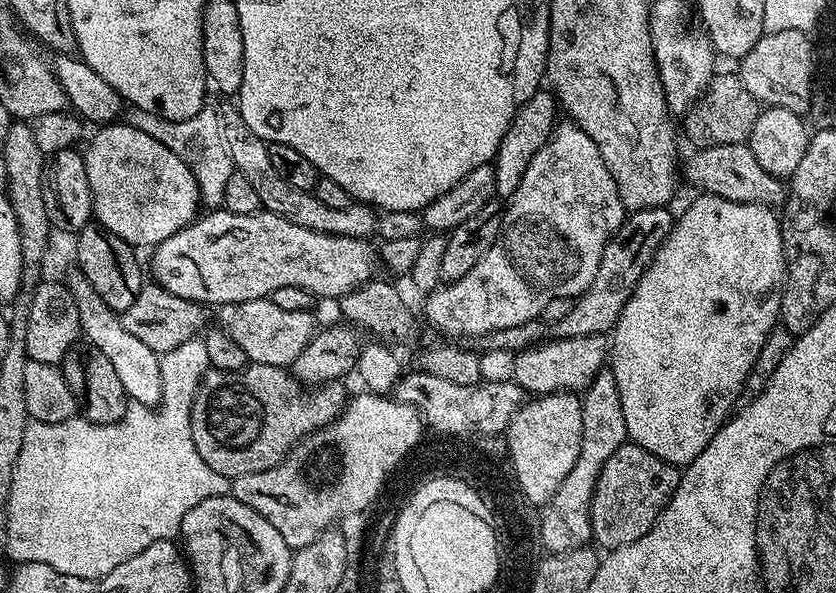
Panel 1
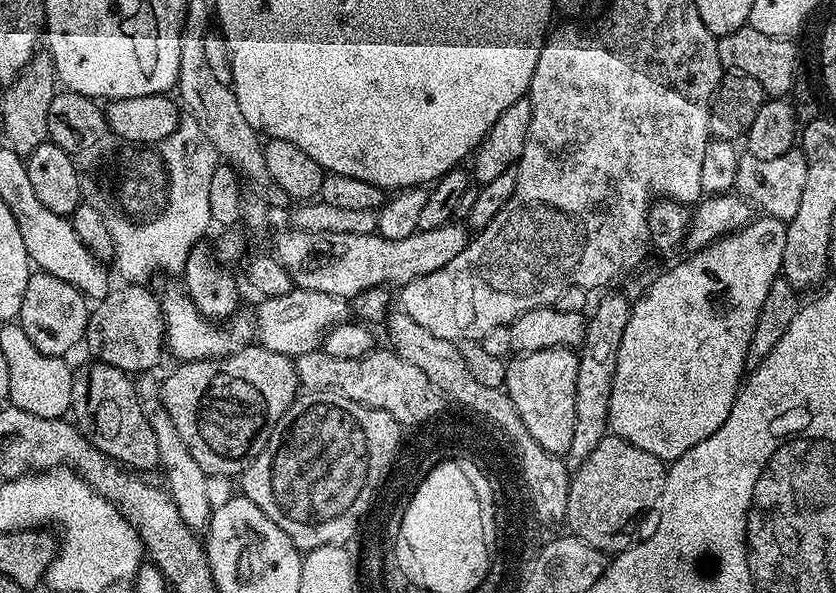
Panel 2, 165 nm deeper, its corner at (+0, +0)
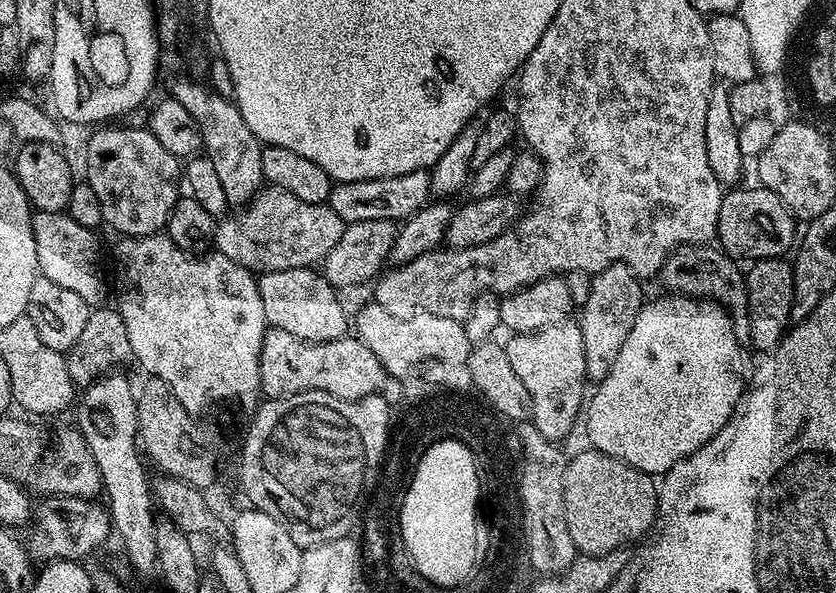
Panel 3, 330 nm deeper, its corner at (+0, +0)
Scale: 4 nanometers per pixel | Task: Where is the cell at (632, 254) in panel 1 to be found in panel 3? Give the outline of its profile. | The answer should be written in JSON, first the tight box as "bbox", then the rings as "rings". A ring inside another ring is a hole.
{"bbox":[716,186,798,262],"rings":[[[736,186],[725,191],[722,198],[722,210],[718,210],[718,230],[716,231],[719,247],[737,262],[787,257],[798,240],[798,228],[796,232],[798,224],[792,213],[780,201],[778,194],[774,194],[770,189],[763,186],[742,187]]]}

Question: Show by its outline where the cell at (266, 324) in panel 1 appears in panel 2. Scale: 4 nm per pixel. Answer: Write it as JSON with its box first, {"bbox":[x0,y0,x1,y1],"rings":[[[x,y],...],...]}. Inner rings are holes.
{"bbox":[254,288,348,358],"rings":[[[294,288],[288,295],[279,295],[278,298],[261,299],[260,306],[254,311],[254,334],[257,341],[274,353],[293,358],[302,353],[317,351],[323,341],[324,333],[339,324],[345,324],[348,320],[344,317],[344,308],[340,308],[343,296],[334,296],[320,291],[306,291]]]}

